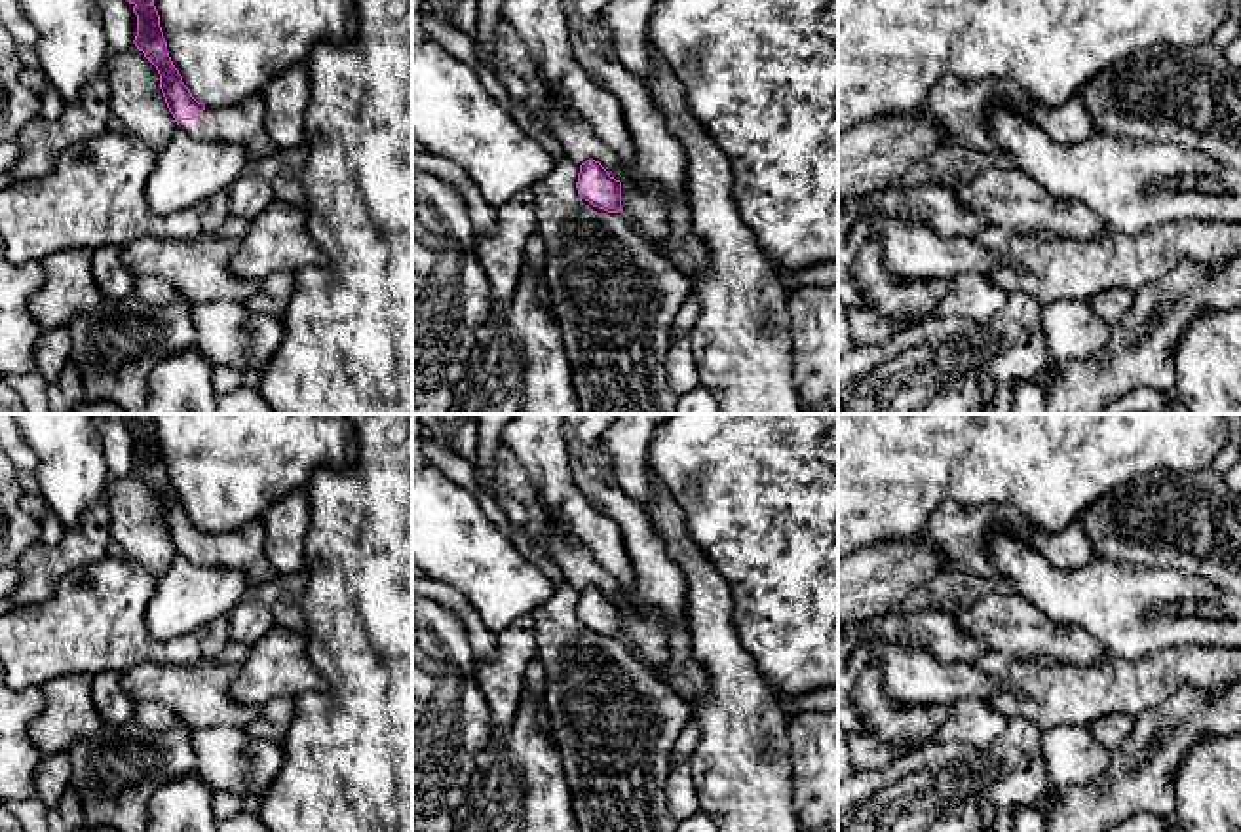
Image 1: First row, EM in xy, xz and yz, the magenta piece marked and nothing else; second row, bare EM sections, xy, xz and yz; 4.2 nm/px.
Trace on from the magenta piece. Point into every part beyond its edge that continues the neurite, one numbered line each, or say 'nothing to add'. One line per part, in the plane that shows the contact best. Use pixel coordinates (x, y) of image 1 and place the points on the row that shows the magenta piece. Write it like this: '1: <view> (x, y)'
1: xy (242, 124)

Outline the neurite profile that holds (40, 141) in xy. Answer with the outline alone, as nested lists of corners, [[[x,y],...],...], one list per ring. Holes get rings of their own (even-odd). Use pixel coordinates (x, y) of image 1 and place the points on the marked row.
[[[103,68],[84,85],[74,104],[65,106],[55,120],[34,118],[19,133],[21,154],[11,167],[11,182],[25,182],[53,171],[57,156],[82,141],[108,131],[110,85]]]

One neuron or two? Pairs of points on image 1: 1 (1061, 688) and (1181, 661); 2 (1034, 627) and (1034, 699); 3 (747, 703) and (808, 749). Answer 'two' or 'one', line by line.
1: one
2: two
3: two

